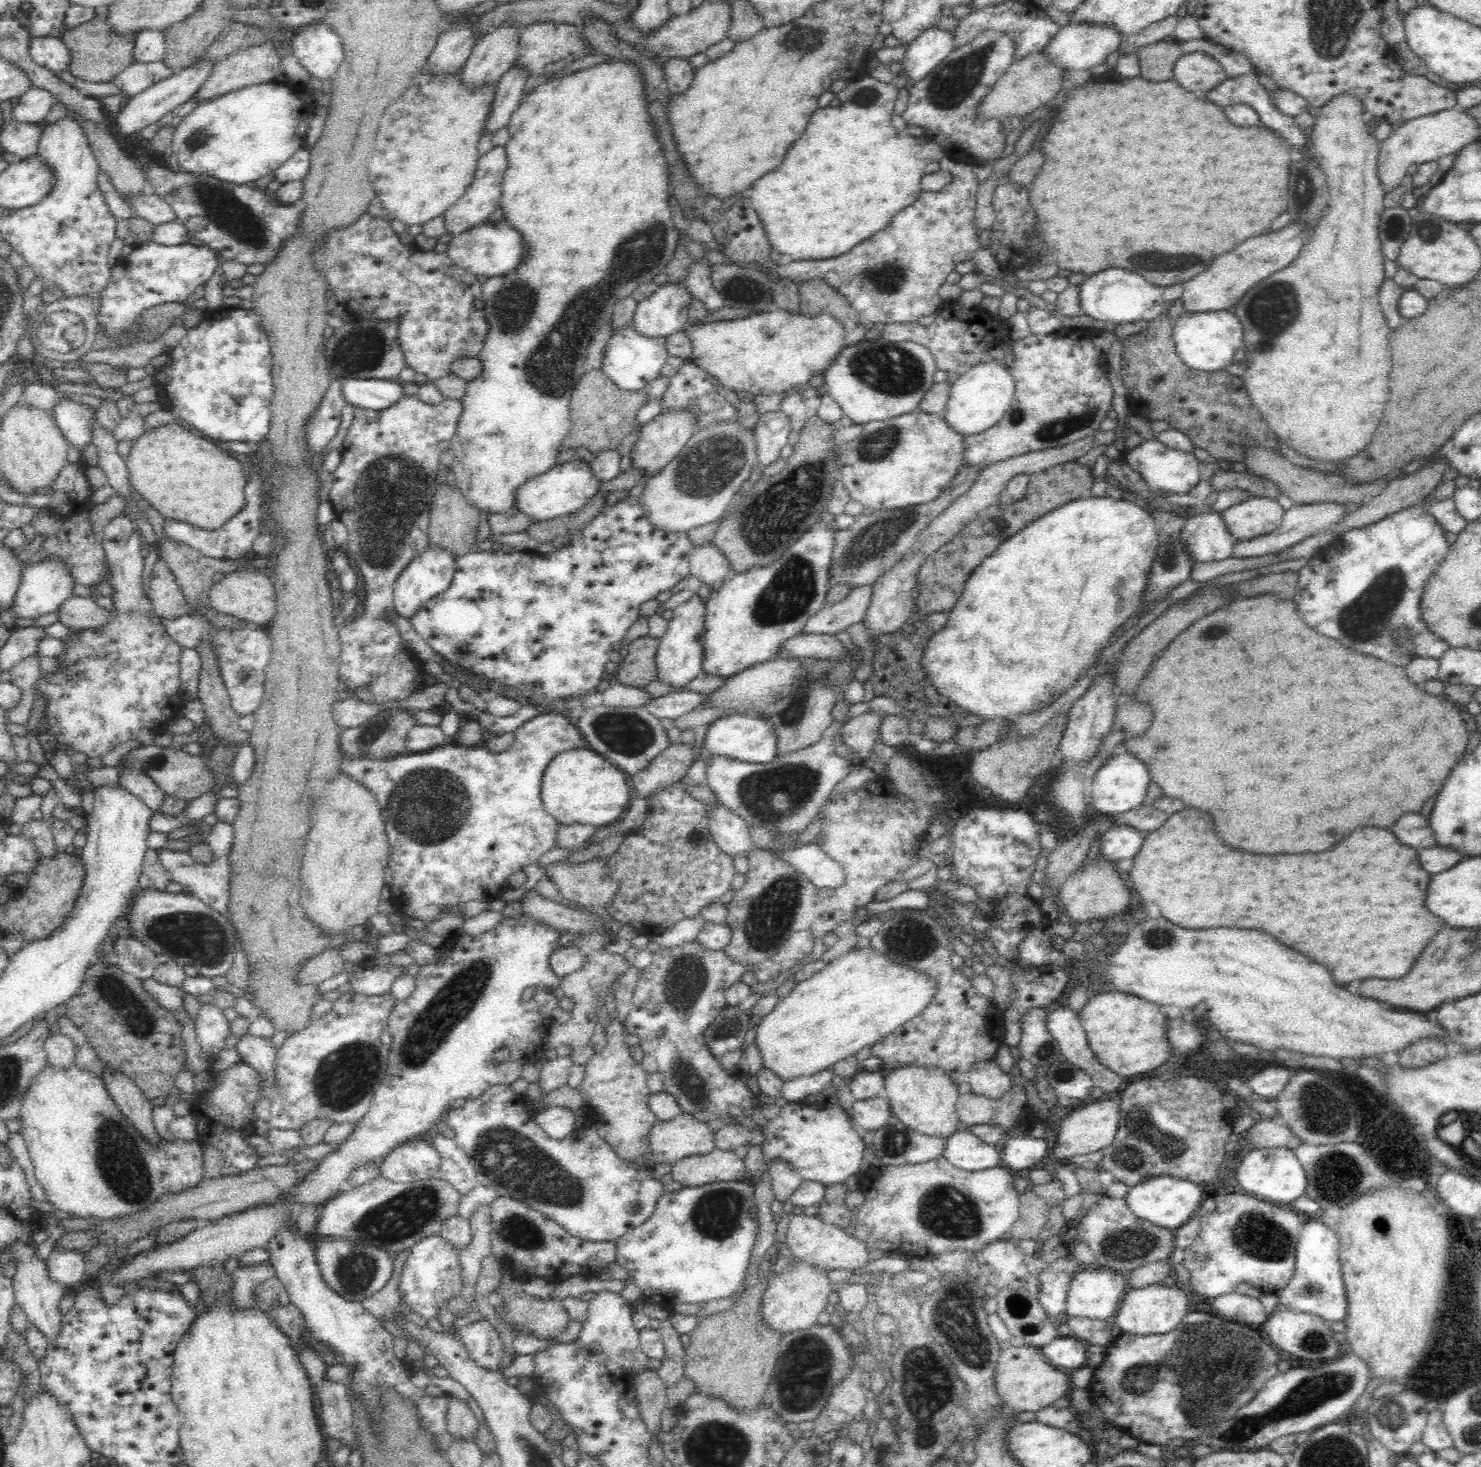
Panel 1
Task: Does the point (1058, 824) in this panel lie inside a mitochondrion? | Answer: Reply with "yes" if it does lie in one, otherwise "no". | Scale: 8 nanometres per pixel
no

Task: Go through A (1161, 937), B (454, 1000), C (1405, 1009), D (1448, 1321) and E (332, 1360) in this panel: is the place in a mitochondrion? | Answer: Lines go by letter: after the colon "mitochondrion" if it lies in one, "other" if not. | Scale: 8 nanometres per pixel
A: mitochondrion
B: mitochondrion
C: other
D: other
E: other

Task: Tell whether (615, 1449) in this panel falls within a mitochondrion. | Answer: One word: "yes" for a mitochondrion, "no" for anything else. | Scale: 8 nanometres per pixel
no

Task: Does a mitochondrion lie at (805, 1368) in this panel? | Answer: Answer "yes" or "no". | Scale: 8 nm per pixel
yes

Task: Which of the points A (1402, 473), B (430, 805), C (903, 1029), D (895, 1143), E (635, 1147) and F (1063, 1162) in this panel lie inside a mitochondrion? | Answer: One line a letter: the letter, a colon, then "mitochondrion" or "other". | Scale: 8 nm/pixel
A: other
B: mitochondrion
C: other
D: mitochondrion
E: other
F: other

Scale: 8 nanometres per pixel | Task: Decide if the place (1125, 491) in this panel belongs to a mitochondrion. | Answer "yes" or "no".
no

